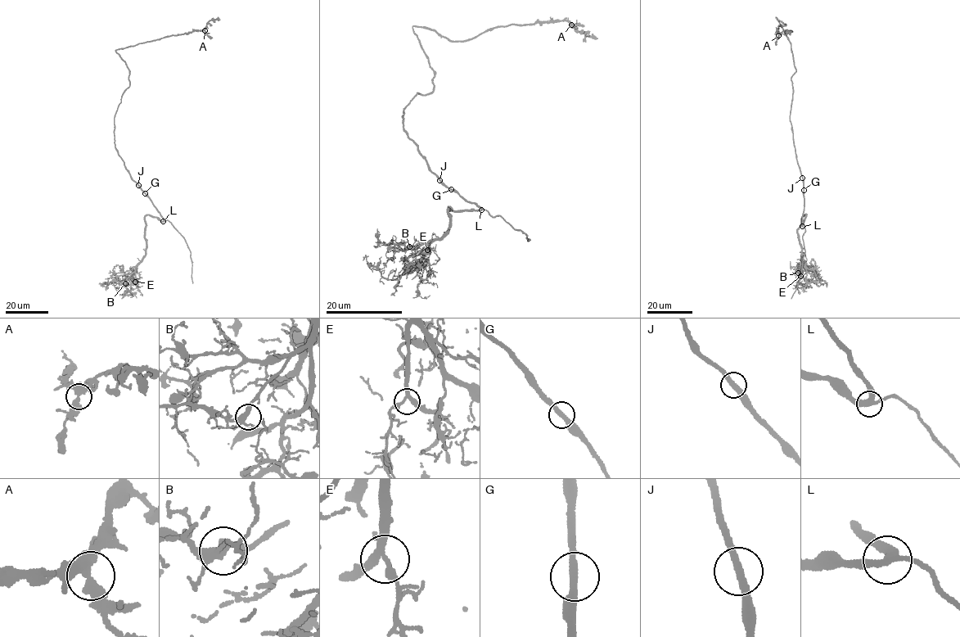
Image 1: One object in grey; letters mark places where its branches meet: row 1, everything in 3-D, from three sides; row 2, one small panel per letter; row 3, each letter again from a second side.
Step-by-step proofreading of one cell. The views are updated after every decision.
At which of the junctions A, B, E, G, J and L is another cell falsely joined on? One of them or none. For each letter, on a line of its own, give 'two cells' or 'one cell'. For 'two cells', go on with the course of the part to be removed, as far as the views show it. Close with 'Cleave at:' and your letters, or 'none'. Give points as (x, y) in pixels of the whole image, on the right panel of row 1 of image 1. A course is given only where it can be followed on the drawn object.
A: one cell
B: one cell
E: one cell
G: one cell
J: one cell
L: one cell
Cleave at: none

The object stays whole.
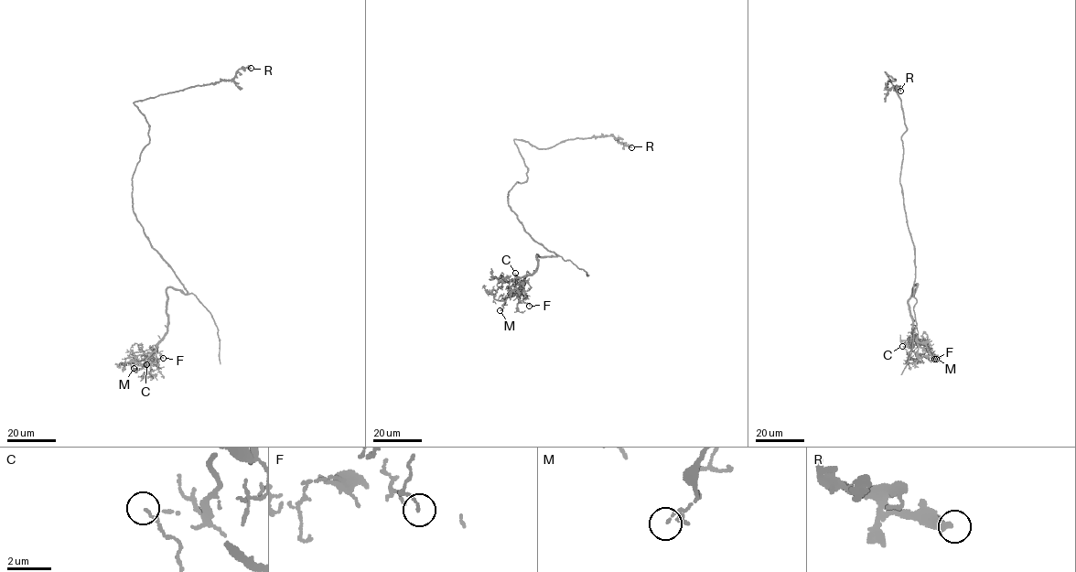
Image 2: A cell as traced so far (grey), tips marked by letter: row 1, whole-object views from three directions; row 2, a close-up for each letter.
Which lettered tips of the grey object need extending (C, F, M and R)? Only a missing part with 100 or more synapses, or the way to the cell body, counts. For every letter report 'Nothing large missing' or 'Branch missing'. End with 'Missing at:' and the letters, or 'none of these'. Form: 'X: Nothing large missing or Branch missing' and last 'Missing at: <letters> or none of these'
C: Nothing large missing
F: Nothing large missing
M: Nothing large missing
R: Nothing large missing
Missing at: none of these

